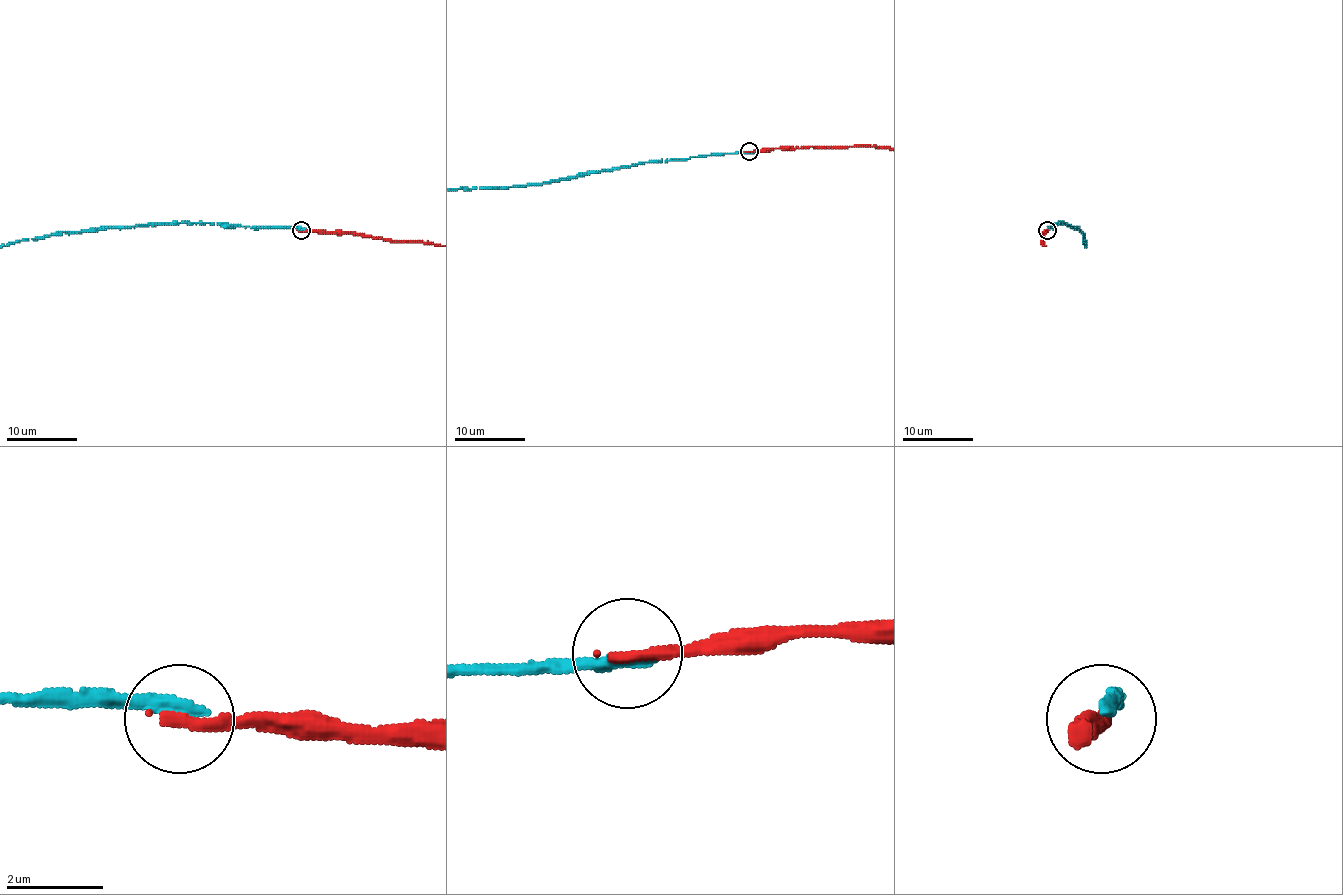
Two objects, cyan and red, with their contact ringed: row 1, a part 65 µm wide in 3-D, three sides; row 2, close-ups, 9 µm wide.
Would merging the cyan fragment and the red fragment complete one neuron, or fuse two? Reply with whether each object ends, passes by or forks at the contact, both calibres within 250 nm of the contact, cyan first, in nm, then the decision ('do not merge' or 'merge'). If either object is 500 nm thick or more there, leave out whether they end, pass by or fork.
cyan ends | red ends | 360/280 nm | do not merge

